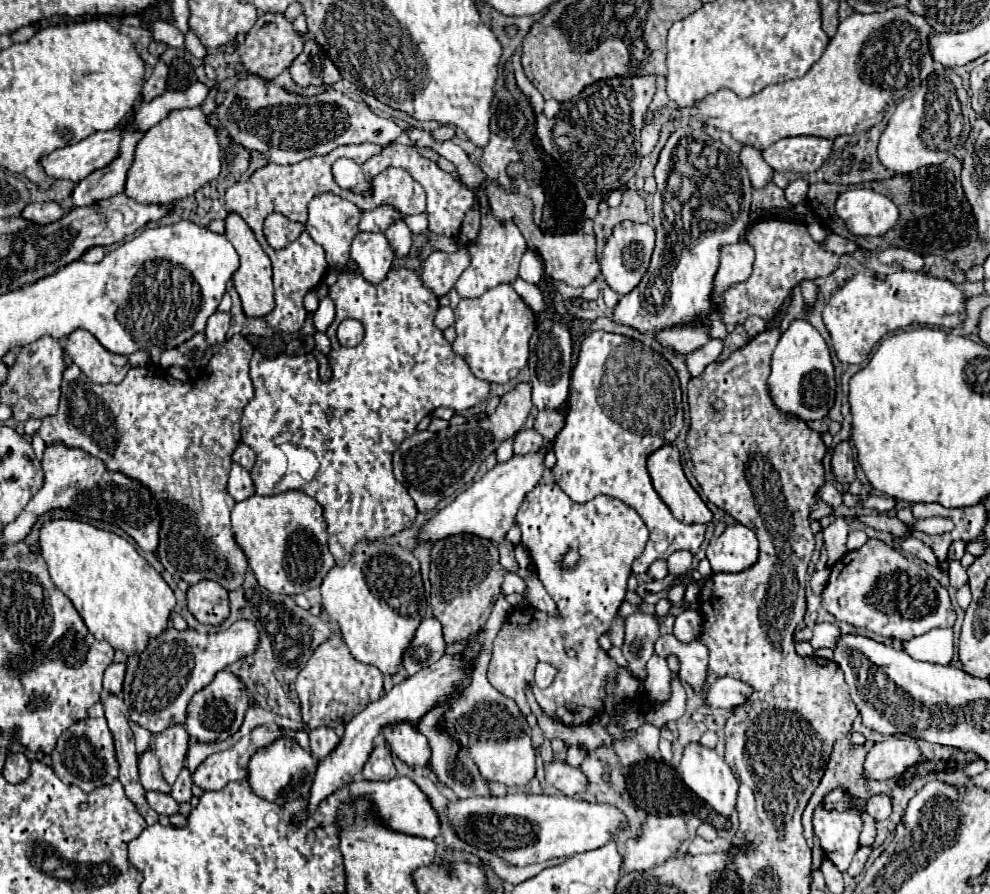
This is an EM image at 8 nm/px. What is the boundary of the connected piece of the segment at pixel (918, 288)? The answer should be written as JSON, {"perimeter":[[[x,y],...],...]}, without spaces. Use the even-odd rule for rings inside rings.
{"perimeter":[[[896,272],[886,278],[856,274],[838,288],[824,308],[824,324],[830,332],[834,352],[844,364],[862,364],[874,344],[888,332],[922,324],[936,328],[956,328],[964,322],[964,294],[950,282],[924,272]]]}

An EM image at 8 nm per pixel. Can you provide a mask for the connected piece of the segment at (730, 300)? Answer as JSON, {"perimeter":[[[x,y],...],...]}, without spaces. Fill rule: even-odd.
{"perimeter":[[[764,220],[750,226],[746,242],[754,248],[756,260],[754,270],[748,280],[728,286],[724,292],[724,324],[744,324],[750,316],[760,316],[766,322],[774,318],[790,290],[802,280],[816,280],[830,276],[834,272],[834,262],[838,268],[838,258],[832,252],[824,252],[808,234],[804,224],[784,222],[784,220]]]}

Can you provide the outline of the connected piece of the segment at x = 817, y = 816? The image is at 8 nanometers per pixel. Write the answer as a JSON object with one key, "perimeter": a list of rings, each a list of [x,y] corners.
{"perimeter":[[[816,808],[814,812],[814,832],[820,844],[840,872],[846,872],[852,856],[860,848],[858,836],[862,832],[862,818],[856,810],[850,812],[824,812]]]}

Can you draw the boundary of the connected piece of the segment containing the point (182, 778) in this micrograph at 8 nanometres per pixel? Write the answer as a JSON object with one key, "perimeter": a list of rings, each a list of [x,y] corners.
{"perimeter":[[[184,766],[178,780],[172,784],[172,790],[170,790],[170,796],[176,800],[176,802],[190,802],[192,798],[192,778],[190,778],[190,770]]]}

